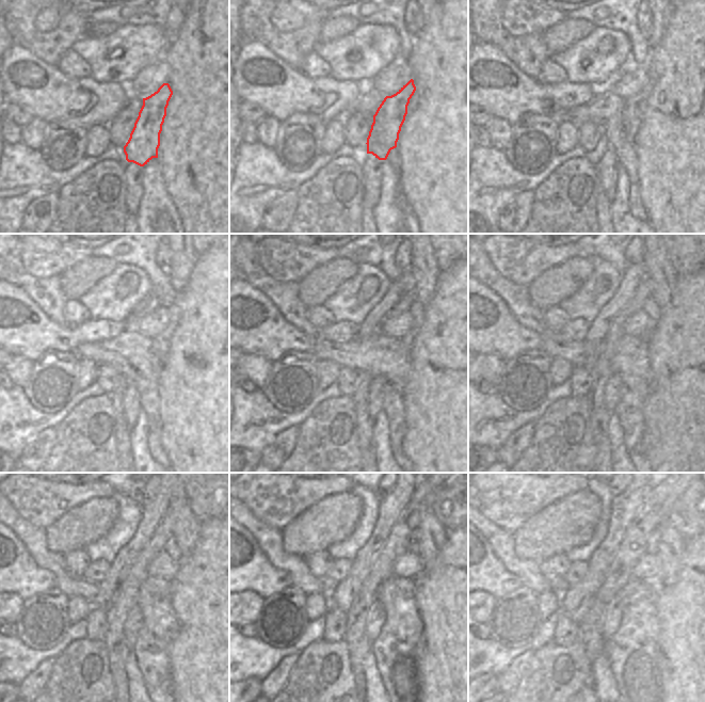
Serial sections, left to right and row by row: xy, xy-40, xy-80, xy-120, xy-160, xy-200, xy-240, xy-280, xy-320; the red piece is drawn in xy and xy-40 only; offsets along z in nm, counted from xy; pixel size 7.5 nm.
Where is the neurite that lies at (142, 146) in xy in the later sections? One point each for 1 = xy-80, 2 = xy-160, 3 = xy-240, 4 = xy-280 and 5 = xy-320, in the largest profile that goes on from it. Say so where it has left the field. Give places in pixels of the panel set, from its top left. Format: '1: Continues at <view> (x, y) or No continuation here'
1: Continues at xy-80 (634, 109)
2: Continues at xy-160 (416, 309)
3: Continues at xy-240 (172, 547)
4: Continues at xy-280 (413, 541)
5: Continues at xy-320 (653, 540).

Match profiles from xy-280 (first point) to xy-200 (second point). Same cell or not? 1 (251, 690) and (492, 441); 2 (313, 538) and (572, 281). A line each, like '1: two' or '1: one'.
1: two
2: one

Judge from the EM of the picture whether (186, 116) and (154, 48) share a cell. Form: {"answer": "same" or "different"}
{"answer": "different"}

